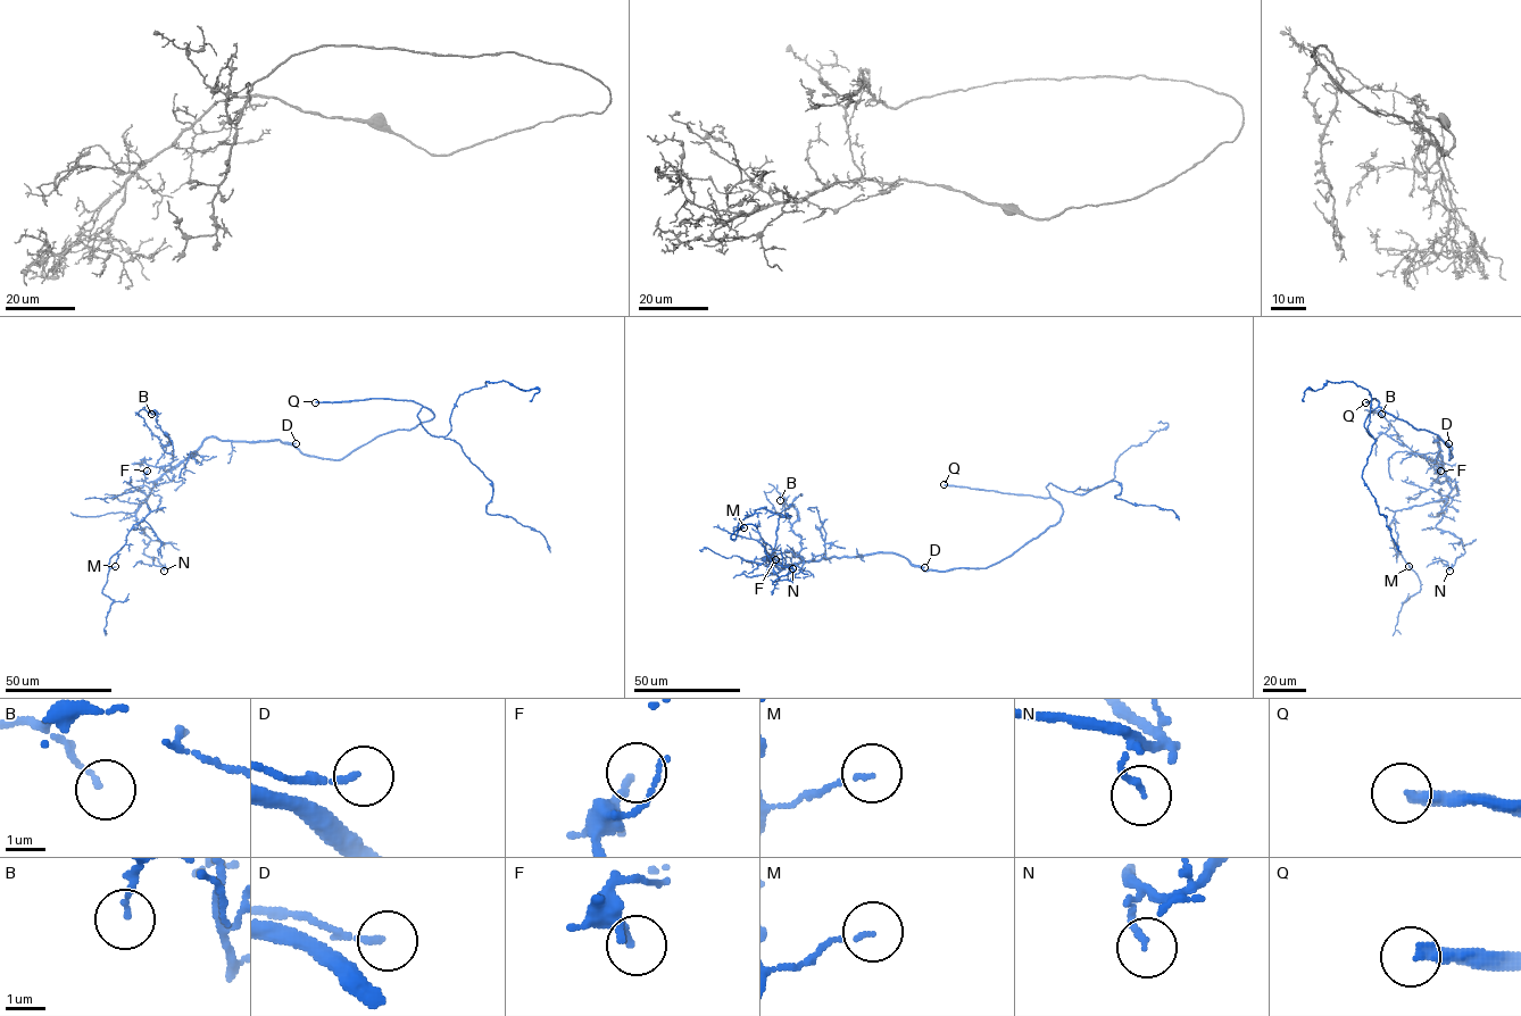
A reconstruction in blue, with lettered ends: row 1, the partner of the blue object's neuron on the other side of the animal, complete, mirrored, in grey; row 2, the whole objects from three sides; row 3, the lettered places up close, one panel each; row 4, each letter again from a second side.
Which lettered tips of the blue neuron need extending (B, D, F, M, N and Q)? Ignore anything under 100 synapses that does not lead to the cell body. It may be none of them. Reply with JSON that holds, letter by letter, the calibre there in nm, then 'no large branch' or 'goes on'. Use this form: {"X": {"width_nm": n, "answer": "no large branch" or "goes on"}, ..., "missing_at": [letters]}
{"B": {"width_nm": 100, "answer": "no large branch"}, "D": {"width_nm": 140, "answer": "goes on"}, "F": {"width_nm": 170, "answer": "no large branch"}, "M": {"width_nm": 90, "answer": "no large branch"}, "N": {"width_nm": 150, "answer": "no large branch"}, "Q": {"width_nm": 320, "answer": "goes on"}, "missing_at": ["D", "Q"]}

